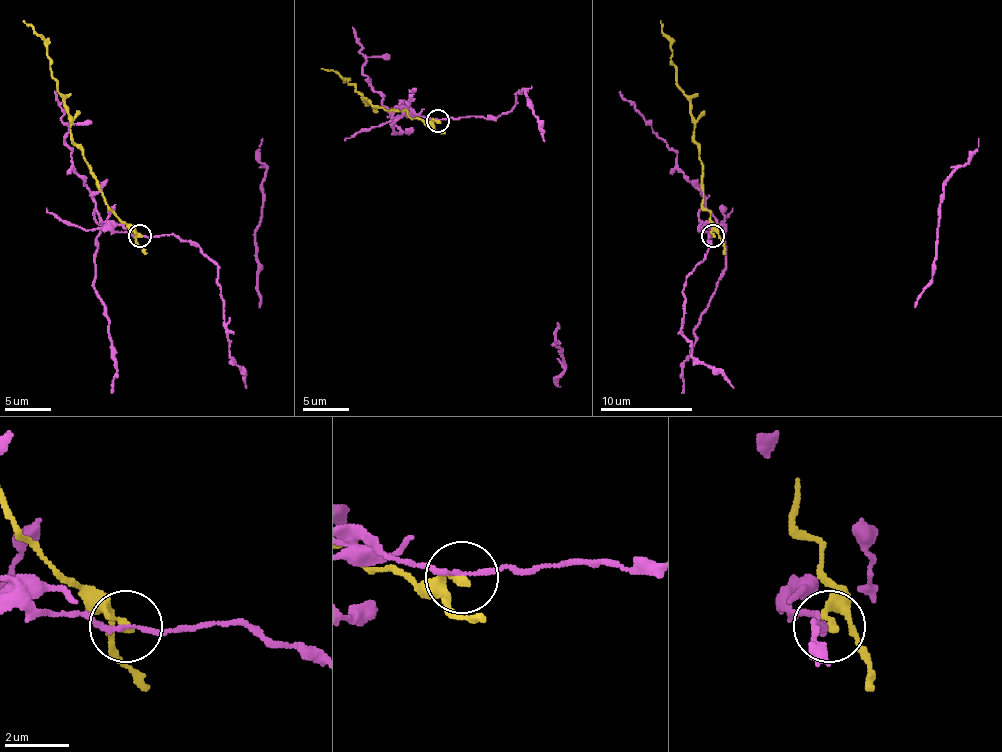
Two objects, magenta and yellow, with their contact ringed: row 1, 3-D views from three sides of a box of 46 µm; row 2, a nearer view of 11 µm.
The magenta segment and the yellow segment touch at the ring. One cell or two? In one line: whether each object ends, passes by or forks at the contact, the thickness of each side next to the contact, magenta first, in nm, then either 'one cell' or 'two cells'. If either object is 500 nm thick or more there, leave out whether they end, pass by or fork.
magenta passes by | yellow ends | 140/240 nm | two cells

